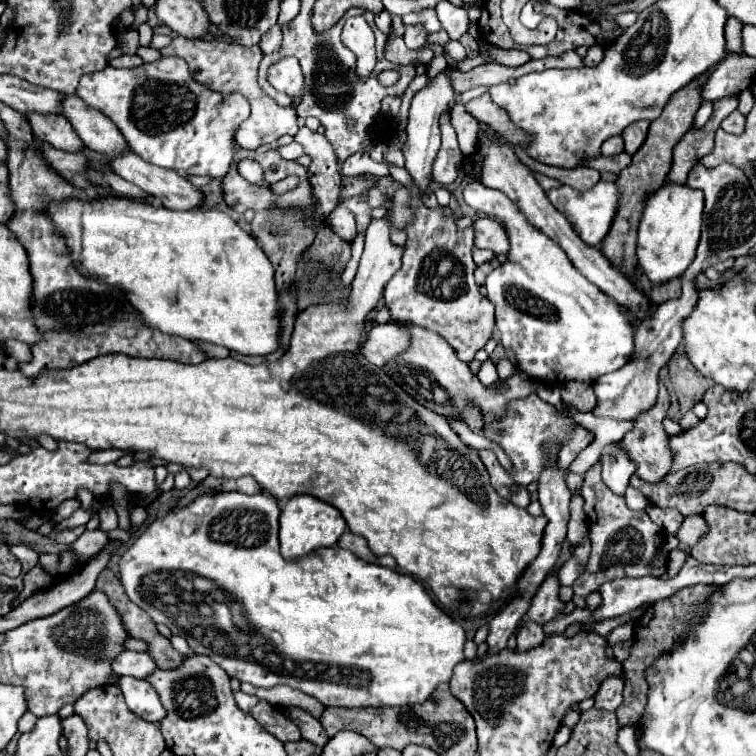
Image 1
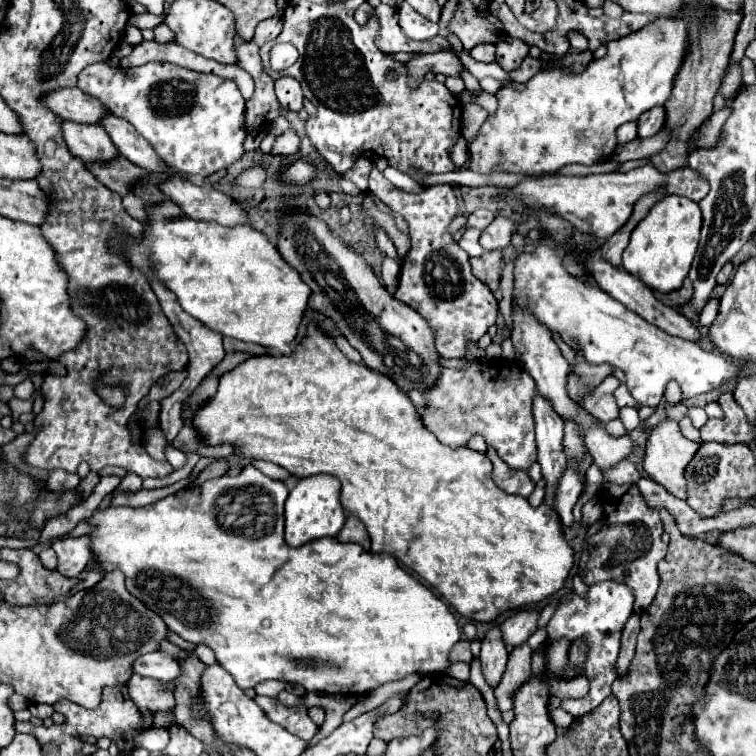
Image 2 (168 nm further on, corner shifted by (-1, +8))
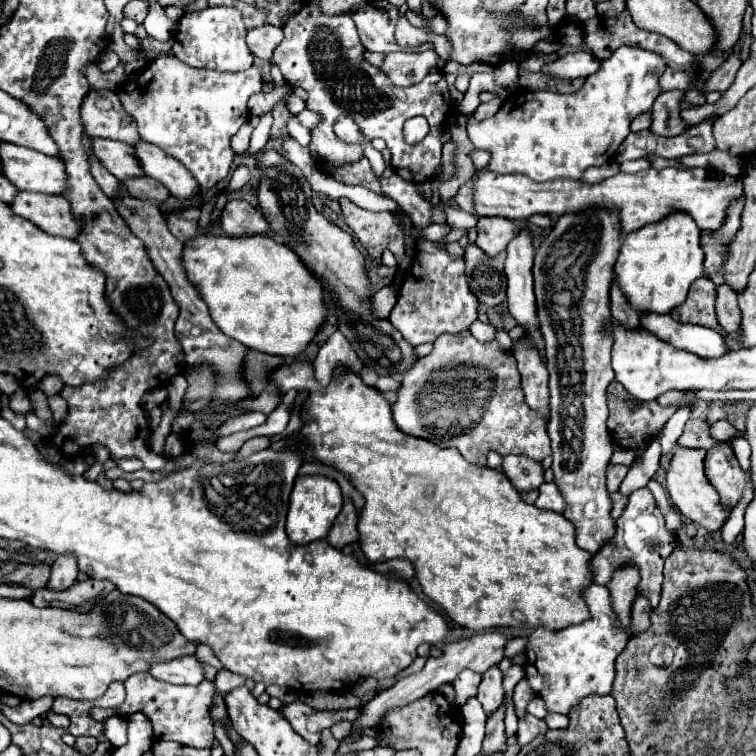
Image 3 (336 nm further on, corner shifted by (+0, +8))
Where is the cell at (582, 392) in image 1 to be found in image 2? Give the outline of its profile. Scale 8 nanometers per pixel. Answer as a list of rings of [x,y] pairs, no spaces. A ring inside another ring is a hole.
[[[569,376],[569,394],[575,402],[581,402],[583,408],[587,408],[587,412],[591,412],[593,416],[597,416],[603,422],[609,422],[613,418],[619,416],[619,406],[617,400],[613,396],[613,392],[617,390],[619,380],[615,376],[607,376],[607,380],[603,380],[599,386],[595,388],[587,388],[579,376]]]

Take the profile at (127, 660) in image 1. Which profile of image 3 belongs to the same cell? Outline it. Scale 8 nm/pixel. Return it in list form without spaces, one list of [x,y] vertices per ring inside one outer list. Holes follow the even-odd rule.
[[[182,656],[166,664],[154,664],[150,674],[170,684],[200,684],[204,680],[204,666],[196,656]]]

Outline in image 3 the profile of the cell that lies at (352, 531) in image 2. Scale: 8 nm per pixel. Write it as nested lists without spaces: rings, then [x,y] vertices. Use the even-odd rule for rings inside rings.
[[[346,502],[338,520],[334,520],[334,524],[326,536],[326,542],[338,550],[344,550],[346,546],[356,544],[358,542],[358,528],[356,526],[358,526],[356,508],[352,502]]]

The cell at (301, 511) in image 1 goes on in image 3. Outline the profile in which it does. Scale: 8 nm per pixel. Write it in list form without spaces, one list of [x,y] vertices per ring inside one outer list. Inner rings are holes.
[[[320,474],[298,476],[290,496],[290,510],[288,510],[288,522],[286,522],[288,538],[294,544],[308,544],[308,542],[326,538],[340,508],[342,508],[342,490],[336,480]]]

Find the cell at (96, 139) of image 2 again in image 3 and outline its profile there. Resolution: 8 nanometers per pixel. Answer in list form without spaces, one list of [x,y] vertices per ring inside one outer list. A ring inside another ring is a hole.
[[[92,138],[92,140],[94,140],[94,154],[100,158],[106,170],[112,172],[118,180],[128,180],[130,176],[146,174],[132,146],[116,140],[106,140],[106,138]]]

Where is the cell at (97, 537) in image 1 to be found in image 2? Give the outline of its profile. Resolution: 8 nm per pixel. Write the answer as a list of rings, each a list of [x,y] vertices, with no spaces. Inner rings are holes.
[[[79,536],[79,538],[61,538],[53,542],[53,550],[57,552],[59,566],[57,570],[63,576],[77,576],[85,570],[87,562],[91,560],[91,536]]]

